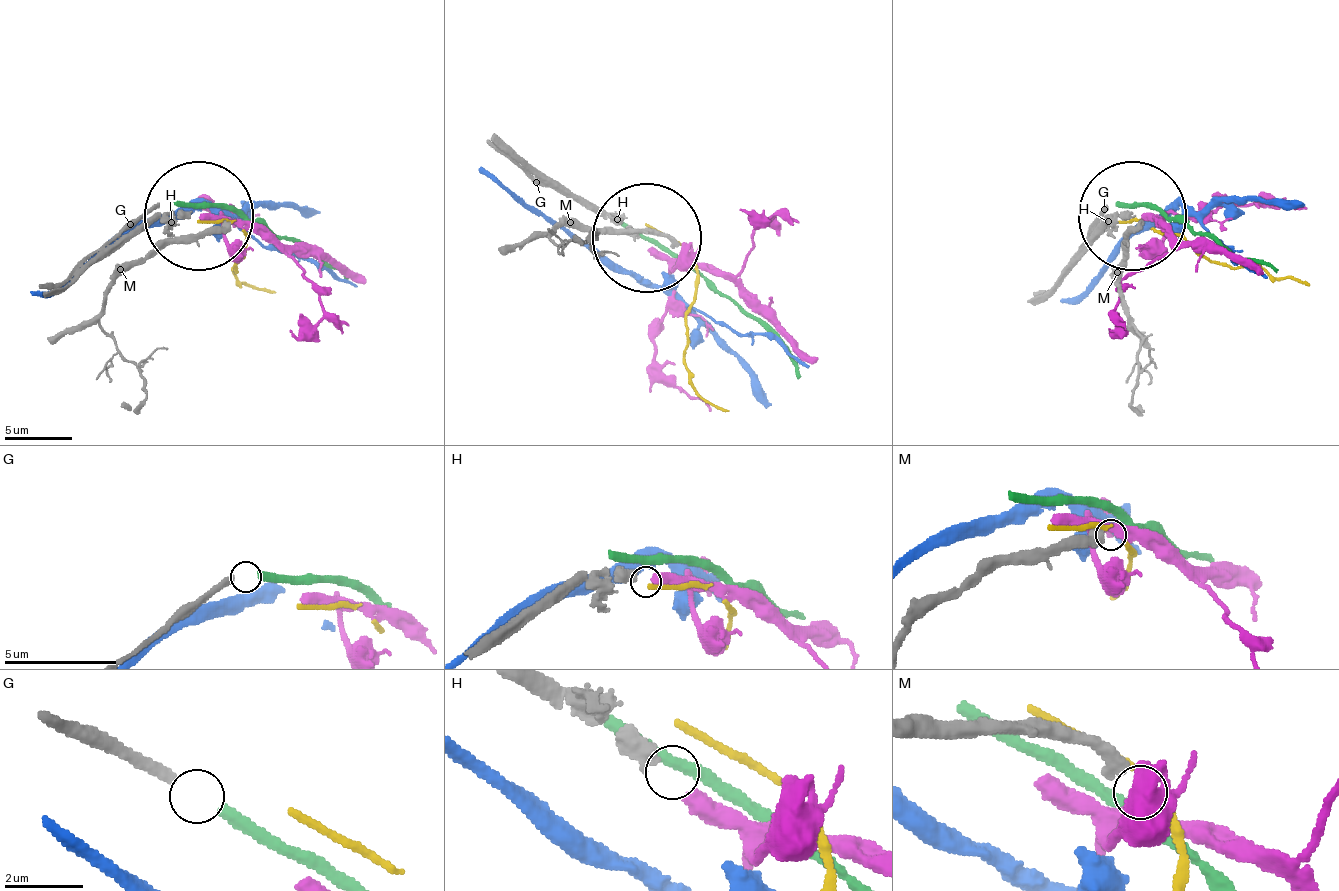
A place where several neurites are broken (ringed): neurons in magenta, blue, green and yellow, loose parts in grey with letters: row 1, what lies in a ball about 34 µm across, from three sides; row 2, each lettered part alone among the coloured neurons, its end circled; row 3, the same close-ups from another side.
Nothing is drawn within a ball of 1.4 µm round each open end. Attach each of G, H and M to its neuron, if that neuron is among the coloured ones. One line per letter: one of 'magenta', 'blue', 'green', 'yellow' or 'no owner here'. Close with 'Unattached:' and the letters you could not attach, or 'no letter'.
G: green
H: magenta
M: no owner here
Unattached: M

